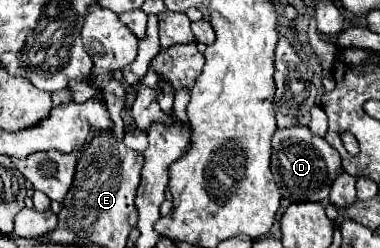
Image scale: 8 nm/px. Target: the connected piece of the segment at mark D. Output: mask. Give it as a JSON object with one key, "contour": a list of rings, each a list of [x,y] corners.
{"contour":[[[306,126],[278,128],[272,136],[272,174],[282,198],[292,202],[324,202],[336,174],[342,170],[340,156],[330,148],[324,138],[312,134]]]}

